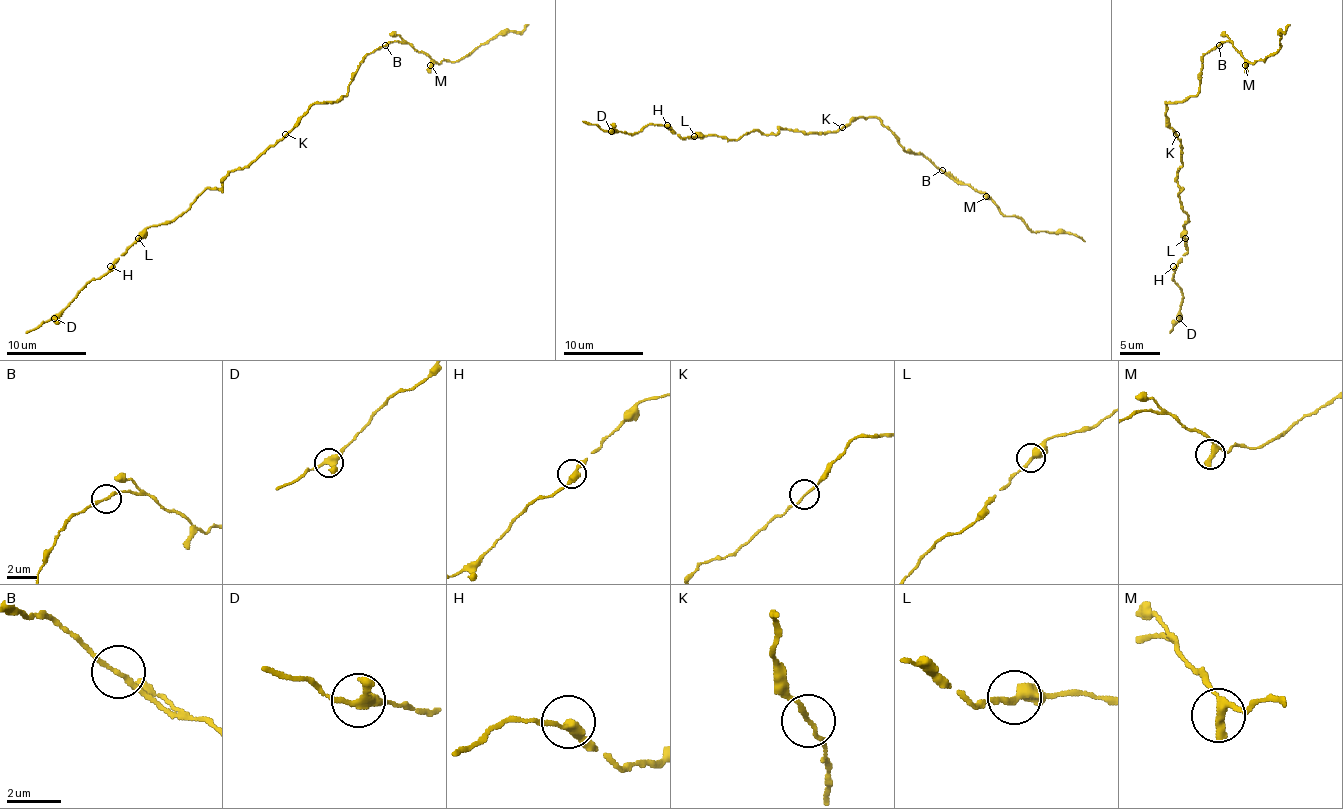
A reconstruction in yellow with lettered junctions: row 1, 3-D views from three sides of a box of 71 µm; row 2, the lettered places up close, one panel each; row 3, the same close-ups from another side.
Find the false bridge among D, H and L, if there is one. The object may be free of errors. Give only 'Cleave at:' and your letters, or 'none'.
Cleave at: none

